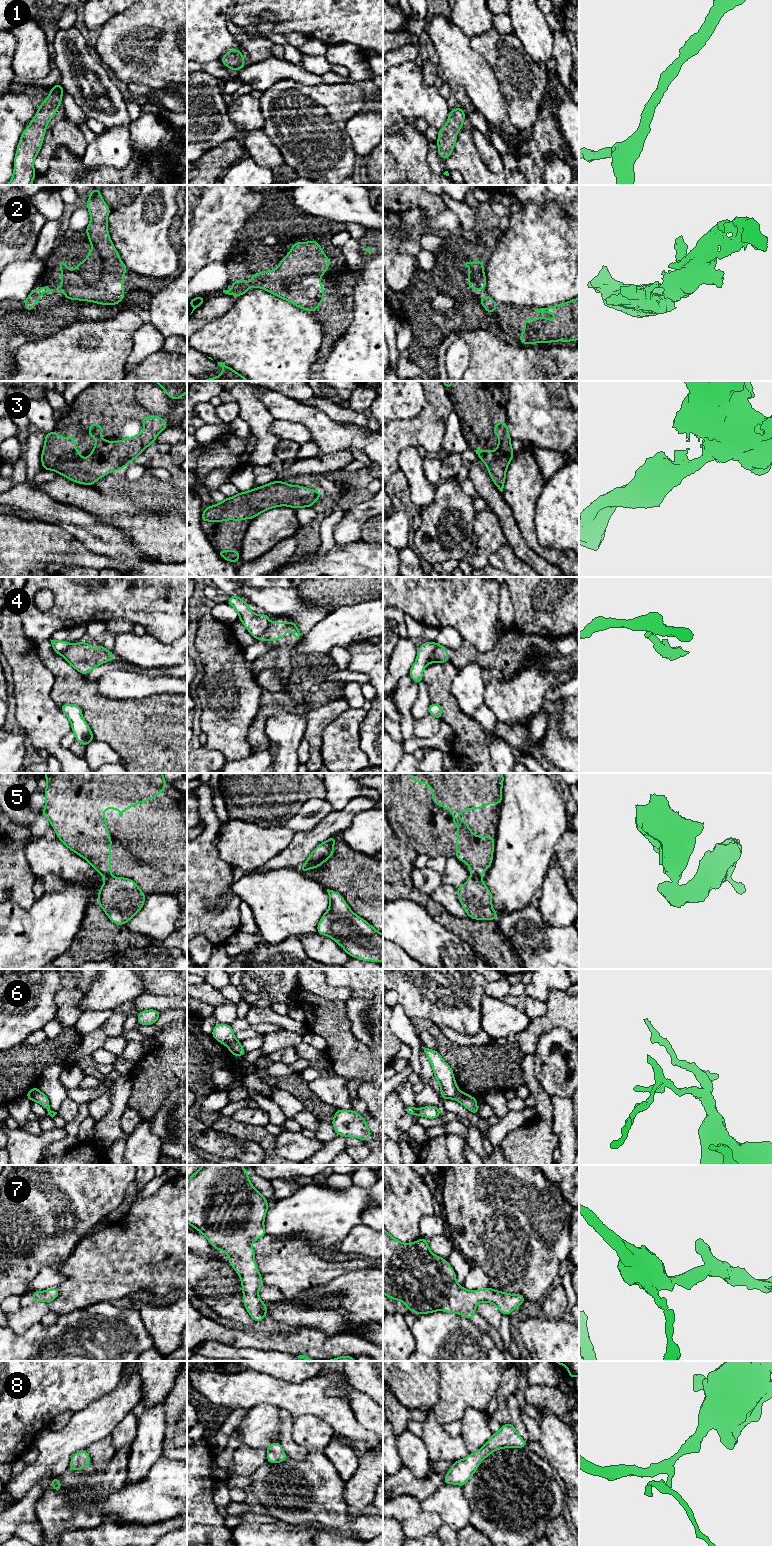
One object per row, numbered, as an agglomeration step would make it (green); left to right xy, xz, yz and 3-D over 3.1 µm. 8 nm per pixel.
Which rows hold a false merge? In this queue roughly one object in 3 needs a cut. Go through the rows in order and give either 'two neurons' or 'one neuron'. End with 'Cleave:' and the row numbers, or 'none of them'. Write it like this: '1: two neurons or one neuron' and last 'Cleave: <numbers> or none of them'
1: one neuron
2: one neuron
3: one neuron
4: two neurons
5: two neurons
6: two neurons
7: one neuron
8: one neuron
Cleave: 4, 5, 6

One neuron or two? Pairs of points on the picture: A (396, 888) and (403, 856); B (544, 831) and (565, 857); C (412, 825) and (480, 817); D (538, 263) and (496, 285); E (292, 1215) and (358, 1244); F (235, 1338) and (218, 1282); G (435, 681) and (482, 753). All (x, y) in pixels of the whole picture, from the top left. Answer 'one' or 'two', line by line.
A: one
B: two
C: one
D: one
E: two
F: two
G: one

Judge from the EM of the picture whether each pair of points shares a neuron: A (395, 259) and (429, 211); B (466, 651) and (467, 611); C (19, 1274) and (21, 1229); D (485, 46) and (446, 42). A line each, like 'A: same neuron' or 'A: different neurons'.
A: different neurons
B: different neurons
C: same neuron
D: different neurons

